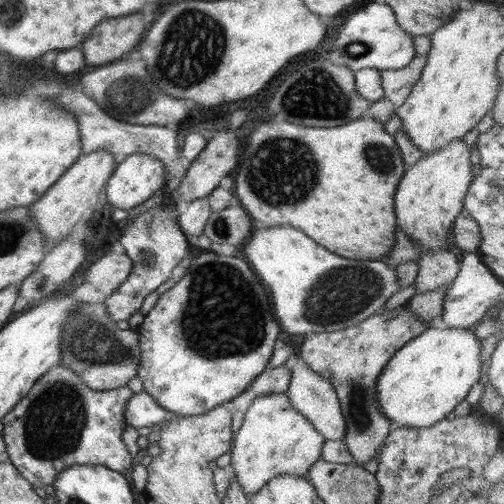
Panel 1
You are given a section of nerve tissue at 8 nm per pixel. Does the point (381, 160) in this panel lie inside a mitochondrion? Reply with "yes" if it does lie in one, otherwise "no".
yes

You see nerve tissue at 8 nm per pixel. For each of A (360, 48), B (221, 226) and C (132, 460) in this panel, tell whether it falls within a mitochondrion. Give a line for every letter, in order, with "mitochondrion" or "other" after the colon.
A: mitochondrion
B: mitochondrion
C: other

